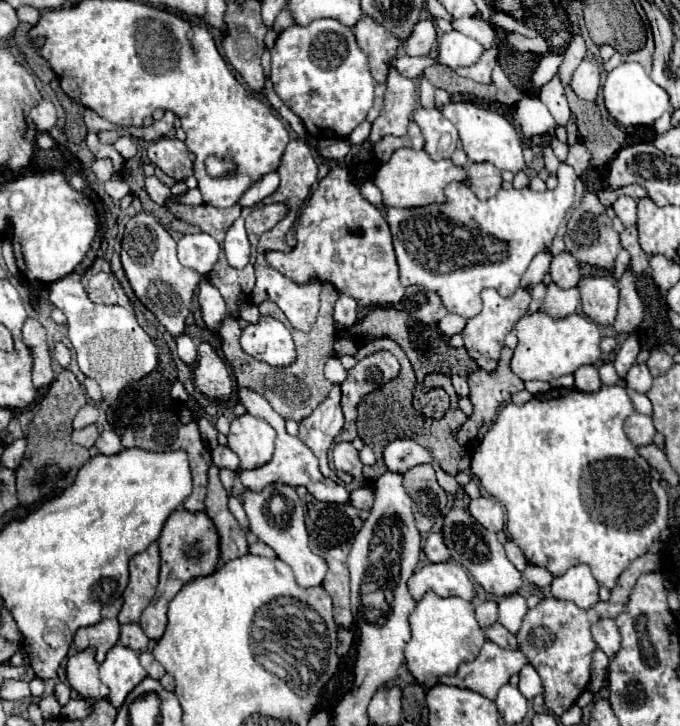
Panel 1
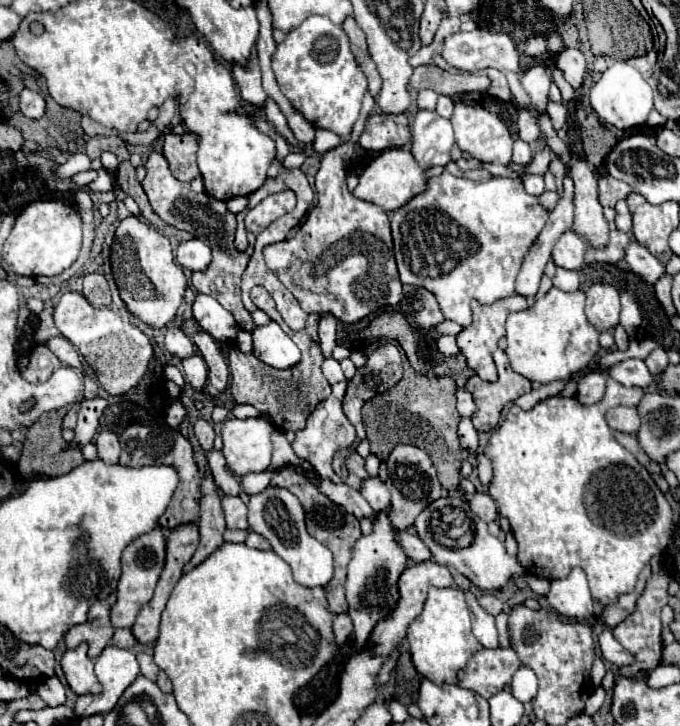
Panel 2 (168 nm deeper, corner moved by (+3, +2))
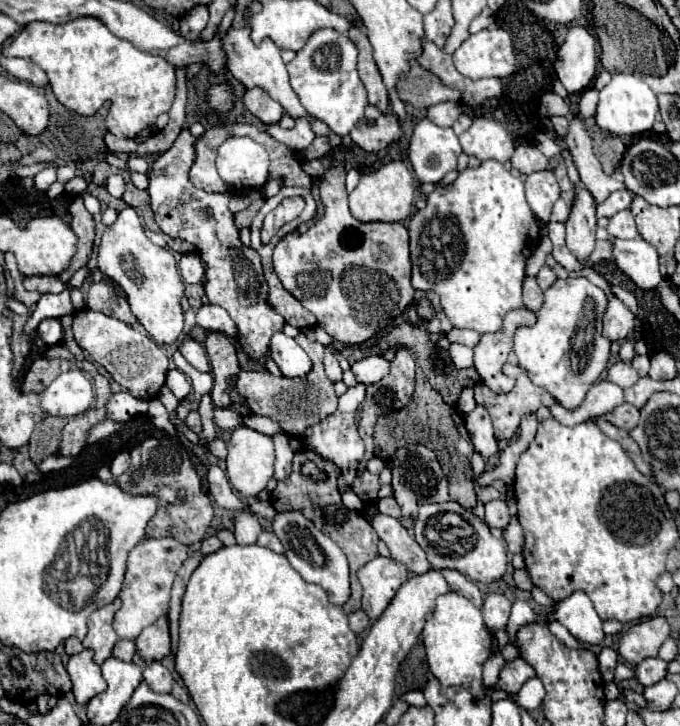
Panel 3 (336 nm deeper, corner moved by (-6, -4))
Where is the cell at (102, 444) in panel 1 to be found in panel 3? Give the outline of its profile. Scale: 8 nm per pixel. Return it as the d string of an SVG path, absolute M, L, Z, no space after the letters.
M121 452L121 454L117 454L115 460L111 462L111 472L113 472L113 476L121 476L123 472L127 472L129 462L131 462L129 452Z

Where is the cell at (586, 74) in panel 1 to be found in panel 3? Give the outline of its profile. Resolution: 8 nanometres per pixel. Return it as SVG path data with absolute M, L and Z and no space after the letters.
M571 26L557 52L555 72L567 92L585 90L597 68L597 42L585 26Z

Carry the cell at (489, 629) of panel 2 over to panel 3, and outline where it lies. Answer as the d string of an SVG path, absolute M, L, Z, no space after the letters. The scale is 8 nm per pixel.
M443 570L441 572L443 574L443 578L447 580L447 584L449 584L449 588L453 590L453 592L459 592L461 596L465 596L465 598L469 598L475 606L483 606L483 596L481 596L481 592L479 592L479 588L475 586L475 582L471 582L469 578L465 578L461 572L457 572L457 570Z

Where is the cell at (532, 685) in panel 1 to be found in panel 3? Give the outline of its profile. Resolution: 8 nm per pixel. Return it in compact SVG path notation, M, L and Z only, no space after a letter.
M531 678L523 684L523 688L517 692L517 702L525 708L525 710L535 710L541 706L545 698L545 688L541 684L539 678Z

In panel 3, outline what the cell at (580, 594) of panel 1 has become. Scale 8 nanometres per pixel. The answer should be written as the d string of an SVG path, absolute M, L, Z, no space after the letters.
M573 592L569 598L559 602L555 620L561 622L571 632L571 636L585 644L601 644L605 640L601 618L597 616L585 592Z

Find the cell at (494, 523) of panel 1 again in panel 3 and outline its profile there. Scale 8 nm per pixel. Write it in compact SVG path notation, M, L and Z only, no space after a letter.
M503 498L487 502L487 504L485 504L485 520L487 520L489 526L495 526L495 528L505 530L507 524L509 524L509 520L511 520L507 502L505 502Z

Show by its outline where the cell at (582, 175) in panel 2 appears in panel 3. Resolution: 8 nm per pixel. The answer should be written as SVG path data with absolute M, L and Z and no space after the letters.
M581 114L573 116L569 120L569 130L567 130L565 142L567 142L567 150L573 156L575 166L579 170L581 182L585 184L585 188L593 194L593 198L597 202L603 202L613 190L627 188L619 176L607 176L601 170L601 164L599 164L597 156L593 154L591 136L587 134L585 120Z

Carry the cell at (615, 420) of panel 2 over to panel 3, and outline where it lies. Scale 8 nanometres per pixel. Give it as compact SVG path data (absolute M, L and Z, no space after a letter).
M625 402L625 404L619 404L619 408L615 408L615 412L607 412L605 420L615 424L617 428L623 428L623 430L629 432L639 422L639 410Z

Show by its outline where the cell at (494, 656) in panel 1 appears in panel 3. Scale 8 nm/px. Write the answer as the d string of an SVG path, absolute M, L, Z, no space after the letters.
M517 658L517 660L505 664L495 688L505 690L505 692L519 692L519 688L531 678L535 678L535 670L523 658Z

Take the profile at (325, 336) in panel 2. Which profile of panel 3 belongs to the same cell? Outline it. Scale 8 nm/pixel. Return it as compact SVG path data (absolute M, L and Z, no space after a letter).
M329 344L325 348L325 374L331 382L339 382L341 380L341 368L339 368L339 362L337 358L333 356L333 344Z

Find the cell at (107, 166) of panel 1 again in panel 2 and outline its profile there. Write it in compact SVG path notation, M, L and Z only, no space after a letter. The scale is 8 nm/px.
M74 154L74 156L70 156L70 160L66 164L56 168L56 178L64 180L68 176L82 172L82 170L90 170L90 164L92 164L92 160L86 154Z

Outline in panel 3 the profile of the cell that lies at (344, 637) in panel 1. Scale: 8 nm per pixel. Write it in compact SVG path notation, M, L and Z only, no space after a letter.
M357 610L357 612L349 614L349 626L351 626L351 630L353 630L353 632L361 634L363 630L367 630L367 628L369 628L369 624L371 624L371 620L367 618L367 614L365 614L363 610Z

